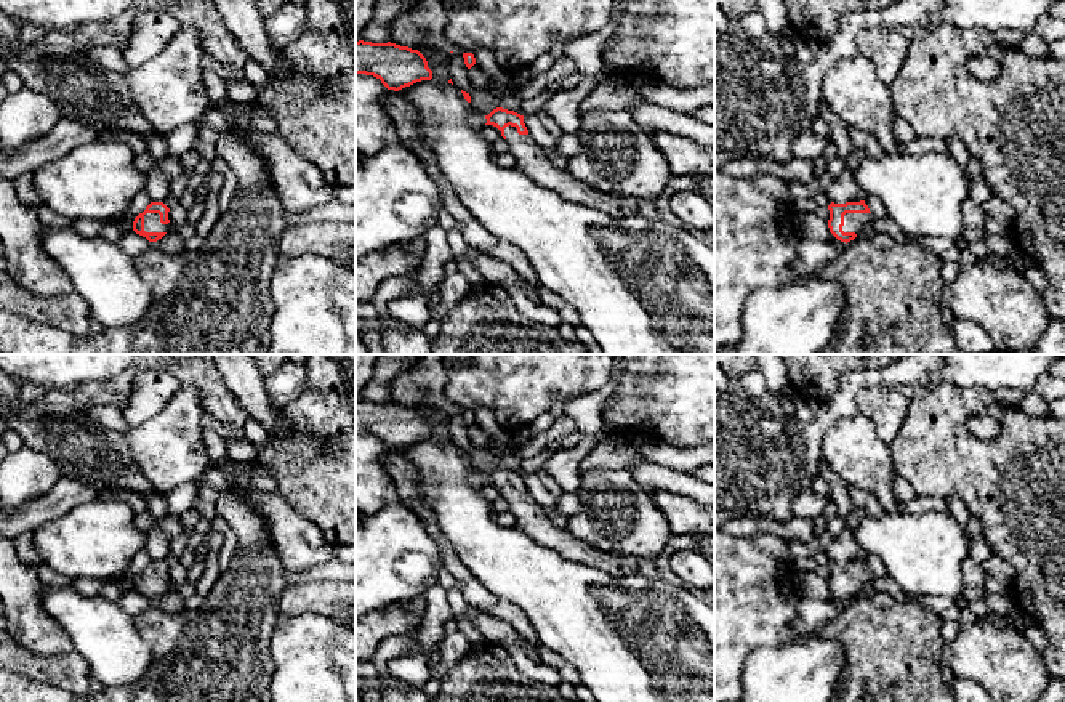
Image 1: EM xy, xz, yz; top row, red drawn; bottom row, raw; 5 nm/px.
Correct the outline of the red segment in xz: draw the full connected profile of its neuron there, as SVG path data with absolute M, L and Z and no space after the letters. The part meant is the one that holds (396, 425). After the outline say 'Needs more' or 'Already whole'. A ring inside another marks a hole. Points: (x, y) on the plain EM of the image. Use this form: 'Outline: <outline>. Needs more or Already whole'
Outline: M356 401L356 434L357 433L373 434L380 438L388 449L394 450L432 438L432 430L418 409L391 401Z. Already whole

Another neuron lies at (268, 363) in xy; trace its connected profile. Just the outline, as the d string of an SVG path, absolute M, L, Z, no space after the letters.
M255 354L264 375L264 386L274 404L282 410L295 402L306 381L306 365L293 362L288 354Z

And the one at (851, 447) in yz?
M857 412L830 426L822 439L822 458L846 487L871 492L886 513L903 513L905 503L892 490L897 471L890 447L866 415Z

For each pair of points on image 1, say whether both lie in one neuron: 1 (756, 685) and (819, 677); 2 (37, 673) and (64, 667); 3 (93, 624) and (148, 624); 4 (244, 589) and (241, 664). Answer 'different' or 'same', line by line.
1: same
2: same
3: different
4: same

